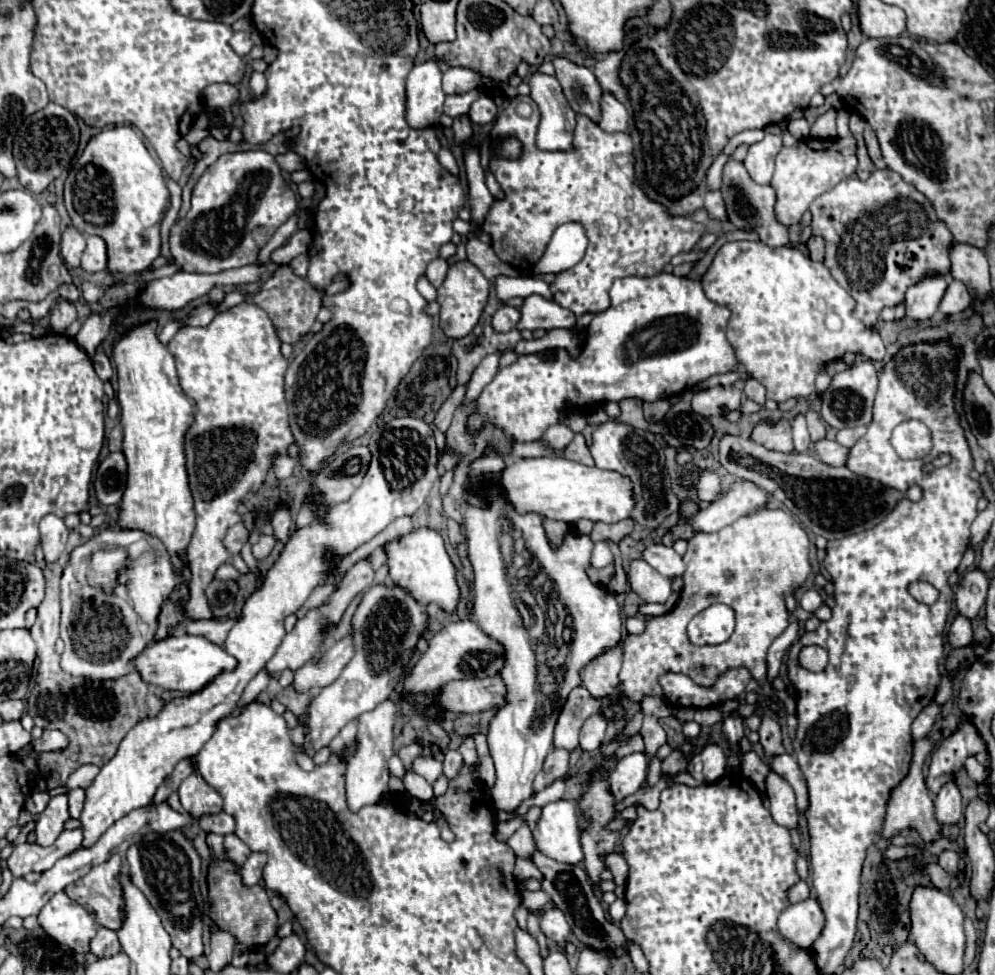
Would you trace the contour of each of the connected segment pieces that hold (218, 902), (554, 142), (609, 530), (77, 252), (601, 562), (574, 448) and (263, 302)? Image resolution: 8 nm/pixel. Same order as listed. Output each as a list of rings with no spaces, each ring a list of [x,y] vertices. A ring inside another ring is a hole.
[[[214,861],[210,865],[210,873],[208,873],[208,889],[210,889],[210,917],[212,921],[220,927],[220,929],[228,929],[232,931],[232,935],[250,945],[252,949],[268,943],[274,935],[276,935],[276,913],[270,907],[270,899],[266,895],[266,891],[260,885],[254,887],[244,887],[240,873],[236,871],[236,867],[226,861]]]
[[[534,73],[528,77],[530,97],[538,103],[540,125],[536,143],[544,151],[574,151],[576,113],[566,103],[556,77]]]
[[[624,519],[624,521],[618,521],[618,523],[594,523],[594,529],[590,533],[590,539],[592,541],[614,541],[618,543],[622,537],[630,535],[634,527],[634,521],[632,519]]]
[[[68,227],[62,233],[62,259],[68,267],[80,267],[80,257],[84,247],[86,247],[86,237],[74,227]]]
[[[597,542],[592,551],[592,567],[602,569],[606,565],[614,562],[613,555],[610,553],[610,548],[606,542]]]
[[[576,435],[576,437],[572,439],[572,443],[564,449],[564,457],[570,459],[570,461],[588,465],[588,467],[594,465],[594,459],[592,459],[592,455],[590,455],[590,451],[588,451],[588,447],[586,447],[582,435]]]
[[[280,265],[274,271],[274,275],[262,283],[258,293],[246,293],[246,303],[262,307],[270,315],[280,341],[292,345],[296,345],[314,325],[316,315],[322,309],[322,299],[324,299],[324,291],[310,285],[306,277],[296,277],[290,265]]]

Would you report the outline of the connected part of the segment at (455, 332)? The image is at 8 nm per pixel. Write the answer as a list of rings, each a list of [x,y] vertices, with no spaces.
[[[458,261],[450,265],[448,275],[442,287],[438,287],[438,297],[436,297],[440,305],[440,329],[452,339],[466,337],[478,323],[482,309],[488,301],[488,293],[490,293],[490,283],[476,265],[472,265],[470,261]]]

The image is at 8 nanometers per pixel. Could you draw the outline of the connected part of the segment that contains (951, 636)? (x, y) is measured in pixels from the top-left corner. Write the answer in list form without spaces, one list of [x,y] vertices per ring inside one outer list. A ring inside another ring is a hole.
[[[956,617],[948,631],[948,643],[952,649],[968,647],[972,643],[972,623],[964,617]]]

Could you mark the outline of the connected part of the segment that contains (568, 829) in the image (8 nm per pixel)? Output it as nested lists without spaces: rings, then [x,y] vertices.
[[[560,799],[542,807],[542,817],[534,829],[536,849],[550,859],[578,865],[582,861],[578,813],[572,801]]]

